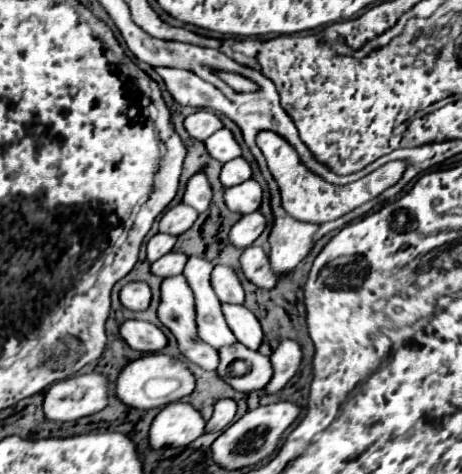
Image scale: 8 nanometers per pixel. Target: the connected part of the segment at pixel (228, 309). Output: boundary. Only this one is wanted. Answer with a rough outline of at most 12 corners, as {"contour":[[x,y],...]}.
{"contour":[[223,304],[235,338],[251,350],[263,342],[259,320],[245,306]]}

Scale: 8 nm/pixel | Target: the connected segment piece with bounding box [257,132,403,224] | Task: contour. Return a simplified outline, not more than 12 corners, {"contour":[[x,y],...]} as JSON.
{"contour":[[275,132],[257,144],[275,176],[283,208],[325,224],[393,186],[401,162],[359,182],[321,182]]}

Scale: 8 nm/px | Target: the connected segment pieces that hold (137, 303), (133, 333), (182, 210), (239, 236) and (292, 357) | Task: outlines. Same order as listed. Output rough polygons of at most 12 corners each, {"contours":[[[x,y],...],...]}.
{"contours":[[[129,282],[119,298],[129,310],[147,310],[151,288],[145,282]],[[127,320],[121,336],[143,354],[161,352],[167,336],[151,322]],[[187,204],[165,212],[159,232],[179,236],[197,220],[199,212]],[[261,212],[245,214],[231,228],[229,240],[237,248],[251,246],[265,230]],[[281,338],[271,352],[273,378],[265,392],[275,394],[299,370],[301,346]]]}

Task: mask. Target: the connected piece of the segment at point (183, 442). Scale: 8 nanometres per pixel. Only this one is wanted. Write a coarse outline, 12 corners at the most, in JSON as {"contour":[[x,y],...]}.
{"contour":[[173,402],[153,418],[153,450],[183,448],[205,432],[193,406]]}

